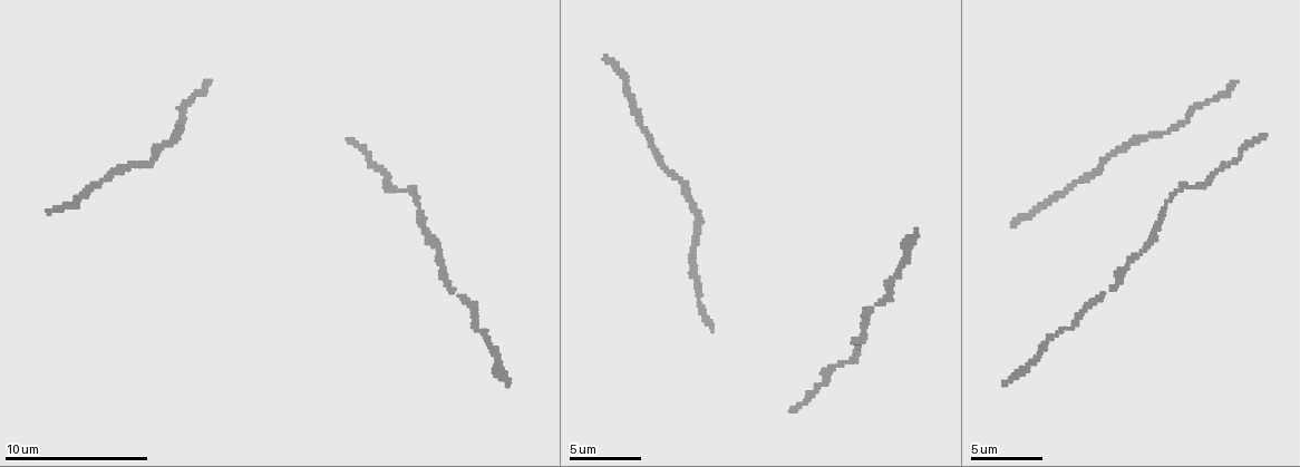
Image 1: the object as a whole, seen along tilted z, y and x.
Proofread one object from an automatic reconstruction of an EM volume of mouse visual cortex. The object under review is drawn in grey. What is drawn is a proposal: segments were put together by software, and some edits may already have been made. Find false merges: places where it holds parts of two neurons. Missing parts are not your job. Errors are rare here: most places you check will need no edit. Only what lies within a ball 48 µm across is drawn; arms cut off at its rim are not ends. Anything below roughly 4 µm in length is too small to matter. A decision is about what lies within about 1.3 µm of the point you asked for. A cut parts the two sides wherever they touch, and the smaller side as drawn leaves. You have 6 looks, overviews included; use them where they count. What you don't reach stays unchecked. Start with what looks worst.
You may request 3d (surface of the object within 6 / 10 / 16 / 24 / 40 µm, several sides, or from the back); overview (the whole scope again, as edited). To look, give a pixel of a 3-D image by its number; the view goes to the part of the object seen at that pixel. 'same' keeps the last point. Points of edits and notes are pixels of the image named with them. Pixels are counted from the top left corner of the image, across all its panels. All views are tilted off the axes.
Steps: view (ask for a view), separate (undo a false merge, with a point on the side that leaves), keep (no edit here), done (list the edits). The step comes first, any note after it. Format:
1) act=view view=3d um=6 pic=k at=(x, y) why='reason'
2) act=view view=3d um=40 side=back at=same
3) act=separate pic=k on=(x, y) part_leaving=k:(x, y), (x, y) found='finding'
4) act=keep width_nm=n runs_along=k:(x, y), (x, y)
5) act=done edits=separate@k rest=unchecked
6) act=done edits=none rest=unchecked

act=view view=3d um=16 pic=1 at=(172, 140) why='sudden change in width'

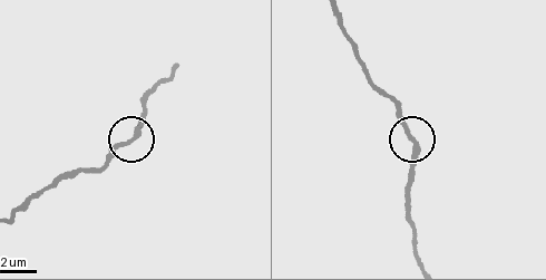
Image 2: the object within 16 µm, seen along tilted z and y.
act=keep found='continuous, no second neuron'

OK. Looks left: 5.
act=view view=3d um=6 pic=1 at=(439, 256) why='thin neck'

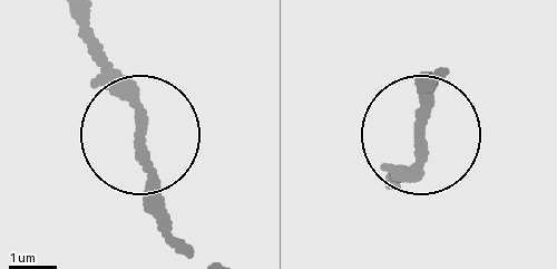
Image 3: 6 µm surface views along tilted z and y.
act=view view=3d um=6 side=back pic=3 at=(142, 134)

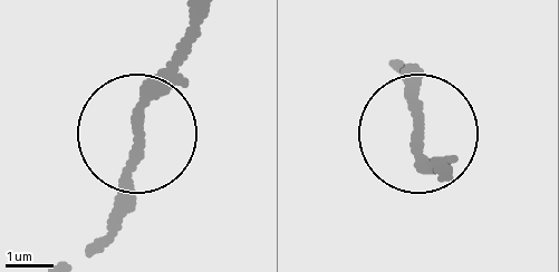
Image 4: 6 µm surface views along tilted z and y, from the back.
act=keep runs_along=4:(199, 19), (145, 114), (111, 214) found='one neuron here'

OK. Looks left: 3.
act=view view=3d um=10 pic=1 at=(403, 191) why='narrows sharply'

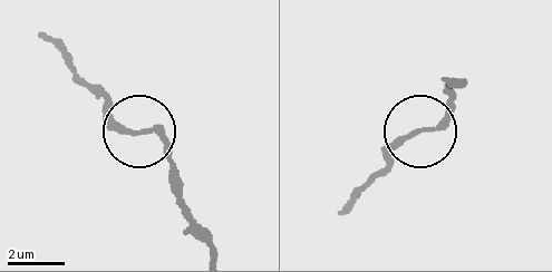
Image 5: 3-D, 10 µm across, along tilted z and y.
act=keep runs_along=5:(346, 207), (404, 139), (441, 125), (454, 99) found='one neuron here'

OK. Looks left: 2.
act=done edits=none rest=unchecked

